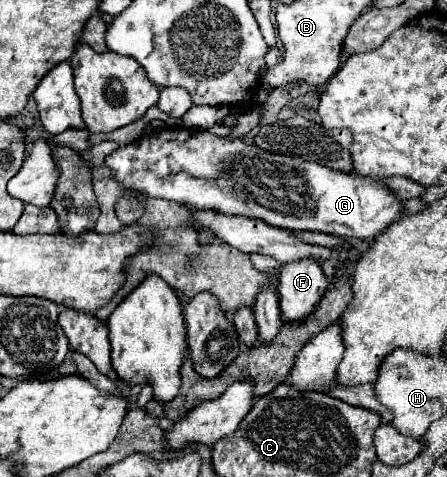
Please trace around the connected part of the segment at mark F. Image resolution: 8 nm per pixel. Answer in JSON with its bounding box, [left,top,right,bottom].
[277,258,329,318]

